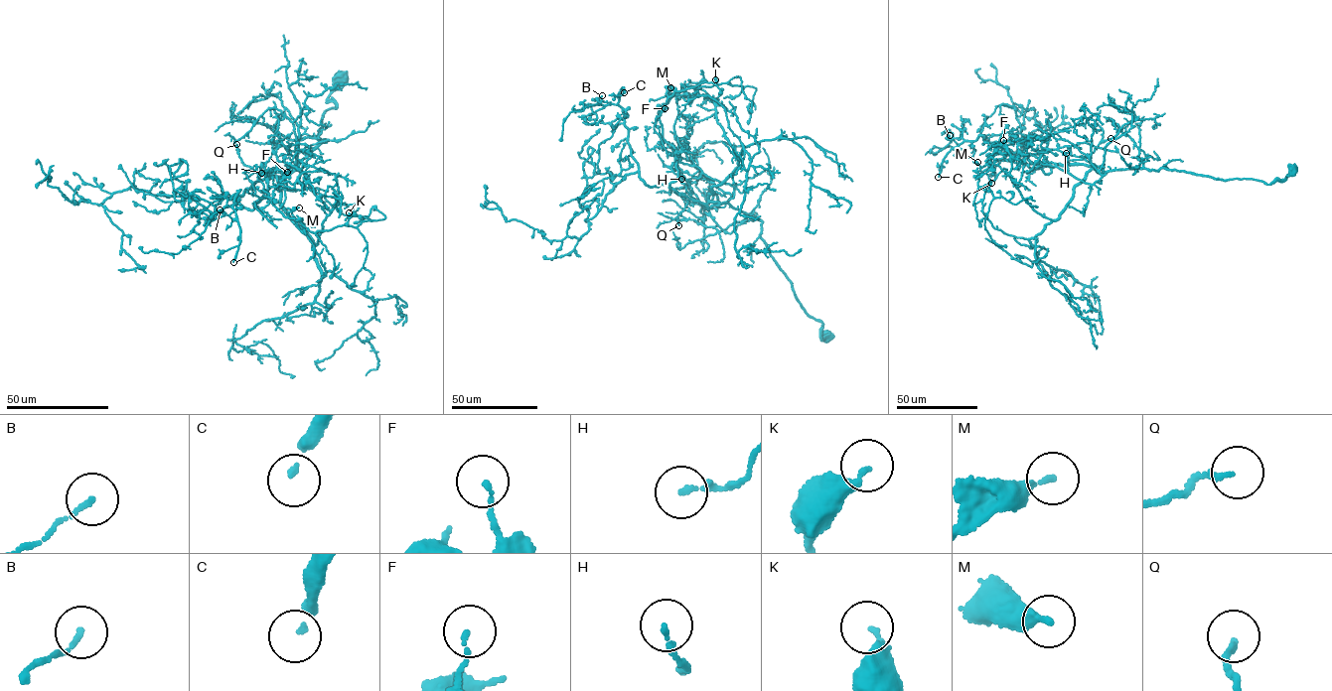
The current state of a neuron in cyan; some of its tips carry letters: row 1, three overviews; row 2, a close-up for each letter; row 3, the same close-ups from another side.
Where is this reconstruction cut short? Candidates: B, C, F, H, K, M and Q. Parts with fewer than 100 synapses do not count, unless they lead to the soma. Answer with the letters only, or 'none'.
C

